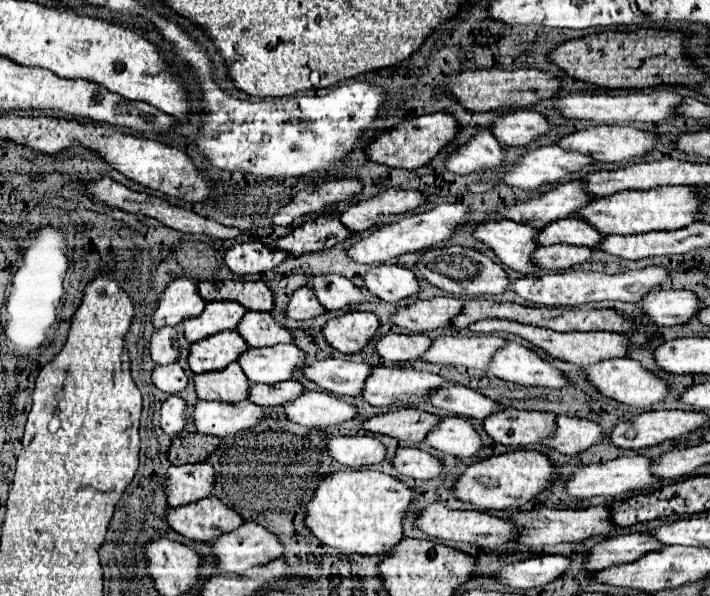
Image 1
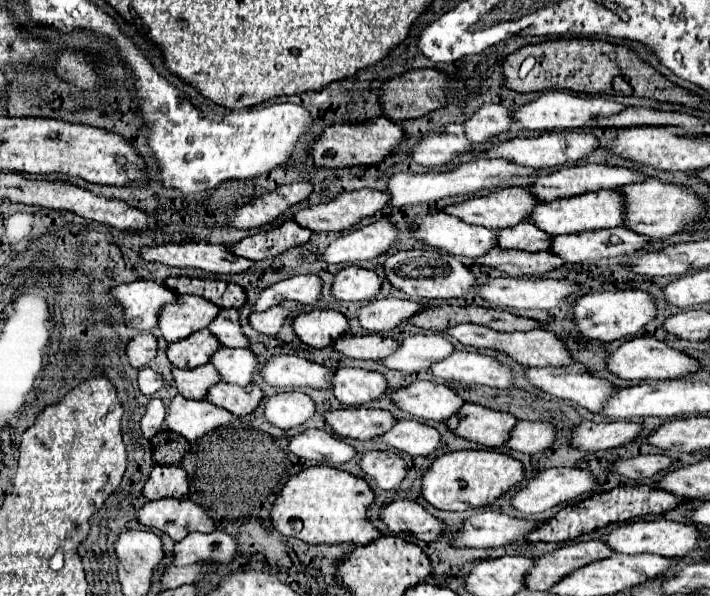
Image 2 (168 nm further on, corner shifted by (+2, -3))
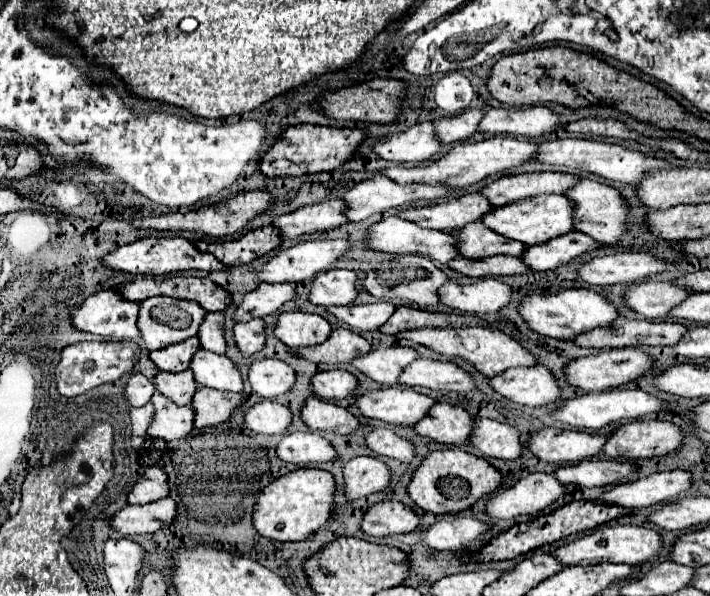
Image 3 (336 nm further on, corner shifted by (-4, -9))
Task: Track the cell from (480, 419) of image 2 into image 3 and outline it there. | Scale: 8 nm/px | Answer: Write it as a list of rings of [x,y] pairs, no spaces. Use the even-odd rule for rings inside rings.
[[[437,402],[431,406],[427,416],[415,422],[411,428],[429,440],[453,446],[469,444],[473,416],[459,406],[451,406],[447,402]]]

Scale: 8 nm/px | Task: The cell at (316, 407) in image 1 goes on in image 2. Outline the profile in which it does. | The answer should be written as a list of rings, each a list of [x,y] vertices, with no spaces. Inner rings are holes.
[[[303,392],[275,394],[265,402],[265,418],[285,430],[305,424],[315,416],[315,412],[315,402]]]

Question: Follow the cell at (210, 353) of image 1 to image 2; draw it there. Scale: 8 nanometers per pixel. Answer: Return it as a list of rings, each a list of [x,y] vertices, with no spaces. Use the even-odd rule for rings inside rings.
[[[209,330],[193,332],[189,338],[169,344],[167,356],[175,368],[199,368],[201,364],[209,364],[209,356],[221,348],[217,344],[217,338]]]

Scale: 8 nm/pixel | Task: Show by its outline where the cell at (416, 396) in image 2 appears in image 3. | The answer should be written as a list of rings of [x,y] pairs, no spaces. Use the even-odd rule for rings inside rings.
[[[411,388],[371,390],[355,398],[355,406],[363,418],[377,418],[389,424],[403,426],[419,422],[433,404],[433,398],[423,396]]]

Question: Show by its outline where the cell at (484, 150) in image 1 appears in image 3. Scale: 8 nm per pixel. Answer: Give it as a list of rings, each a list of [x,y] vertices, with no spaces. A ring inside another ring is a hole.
[[[421,122],[403,132],[387,134],[371,146],[371,150],[379,154],[379,158],[401,164],[427,162],[439,152],[439,148],[441,144],[433,132],[431,122]]]

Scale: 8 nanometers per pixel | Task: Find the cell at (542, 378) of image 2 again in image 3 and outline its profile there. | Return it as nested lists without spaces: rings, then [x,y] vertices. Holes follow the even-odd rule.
[[[517,366],[489,378],[491,388],[503,398],[523,406],[553,406],[561,400],[557,380],[545,366]]]

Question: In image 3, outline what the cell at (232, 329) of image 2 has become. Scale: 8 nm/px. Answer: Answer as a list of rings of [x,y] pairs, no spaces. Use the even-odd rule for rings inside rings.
[[[223,312],[207,314],[199,326],[199,344],[203,350],[215,352],[215,354],[225,354],[225,338],[223,338]]]

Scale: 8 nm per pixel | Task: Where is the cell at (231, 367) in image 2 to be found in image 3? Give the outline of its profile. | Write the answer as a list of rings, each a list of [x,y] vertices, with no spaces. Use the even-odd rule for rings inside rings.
[[[197,350],[191,358],[191,372],[199,386],[213,390],[241,392],[241,374],[239,368],[225,356],[211,354],[207,350]]]

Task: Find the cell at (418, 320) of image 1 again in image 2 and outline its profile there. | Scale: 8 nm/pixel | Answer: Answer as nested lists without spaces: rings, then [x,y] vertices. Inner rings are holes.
[[[377,298],[359,310],[359,324],[371,332],[389,332],[425,308],[429,308],[429,304],[399,298]]]

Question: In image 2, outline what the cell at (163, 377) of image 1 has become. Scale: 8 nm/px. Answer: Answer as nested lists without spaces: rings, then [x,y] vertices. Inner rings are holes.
[[[141,368],[139,370],[139,390],[145,396],[153,396],[157,390],[163,388],[163,376],[151,368]]]

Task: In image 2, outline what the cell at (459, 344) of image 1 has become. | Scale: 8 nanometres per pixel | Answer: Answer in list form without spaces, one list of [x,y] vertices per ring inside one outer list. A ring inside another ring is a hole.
[[[417,334],[401,342],[399,350],[393,356],[383,358],[381,362],[387,368],[403,370],[403,372],[427,372],[433,364],[441,362],[449,356],[455,346],[443,334]]]

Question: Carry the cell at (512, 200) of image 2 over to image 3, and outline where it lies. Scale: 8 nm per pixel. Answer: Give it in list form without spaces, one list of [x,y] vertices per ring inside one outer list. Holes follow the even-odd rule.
[[[461,194],[459,198],[443,200],[431,206],[407,208],[397,216],[407,222],[415,222],[421,228],[447,232],[451,228],[477,222],[489,210],[493,208],[487,202],[487,198],[479,198],[479,194]]]

